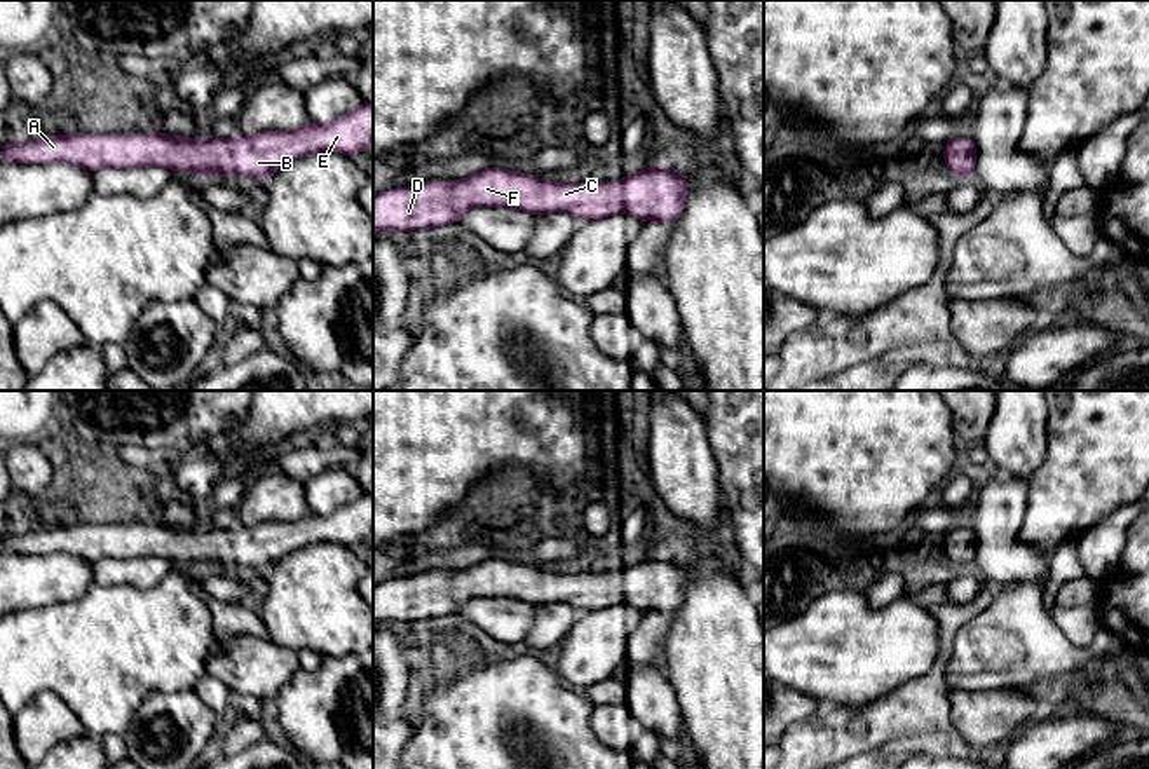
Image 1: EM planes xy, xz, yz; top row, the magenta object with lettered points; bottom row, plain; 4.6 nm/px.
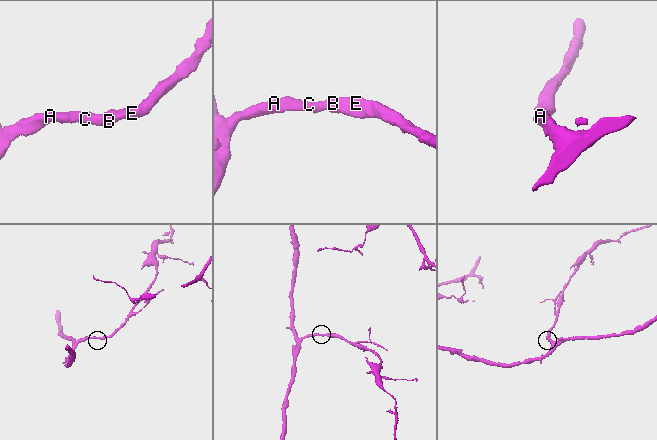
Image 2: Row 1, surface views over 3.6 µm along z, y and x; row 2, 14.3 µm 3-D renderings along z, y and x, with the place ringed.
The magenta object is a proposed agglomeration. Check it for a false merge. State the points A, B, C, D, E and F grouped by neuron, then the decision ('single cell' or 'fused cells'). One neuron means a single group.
groups A B C D E F; single cell

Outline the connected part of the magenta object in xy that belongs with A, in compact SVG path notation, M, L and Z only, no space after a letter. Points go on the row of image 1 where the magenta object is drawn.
M363 103L331 124L309 122L291 131L263 131L230 140L174 138L166 133L75 133L33 141L21 136L0 150L0 162L68 162L89 171L145 166L197 171L202 176L246 174L267 181L291 160L316 152L354 155L373 146L373 103Z

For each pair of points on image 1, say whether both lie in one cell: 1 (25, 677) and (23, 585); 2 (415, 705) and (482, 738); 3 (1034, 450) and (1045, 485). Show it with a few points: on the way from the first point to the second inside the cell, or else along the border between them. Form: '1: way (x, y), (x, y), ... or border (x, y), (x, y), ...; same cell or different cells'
1: border (63, 600), (18, 611); different cells
2: border (452, 679), (426, 693), (424, 712); different cells
3: border (1048, 428), (1048, 455), (1029, 482); different cells

